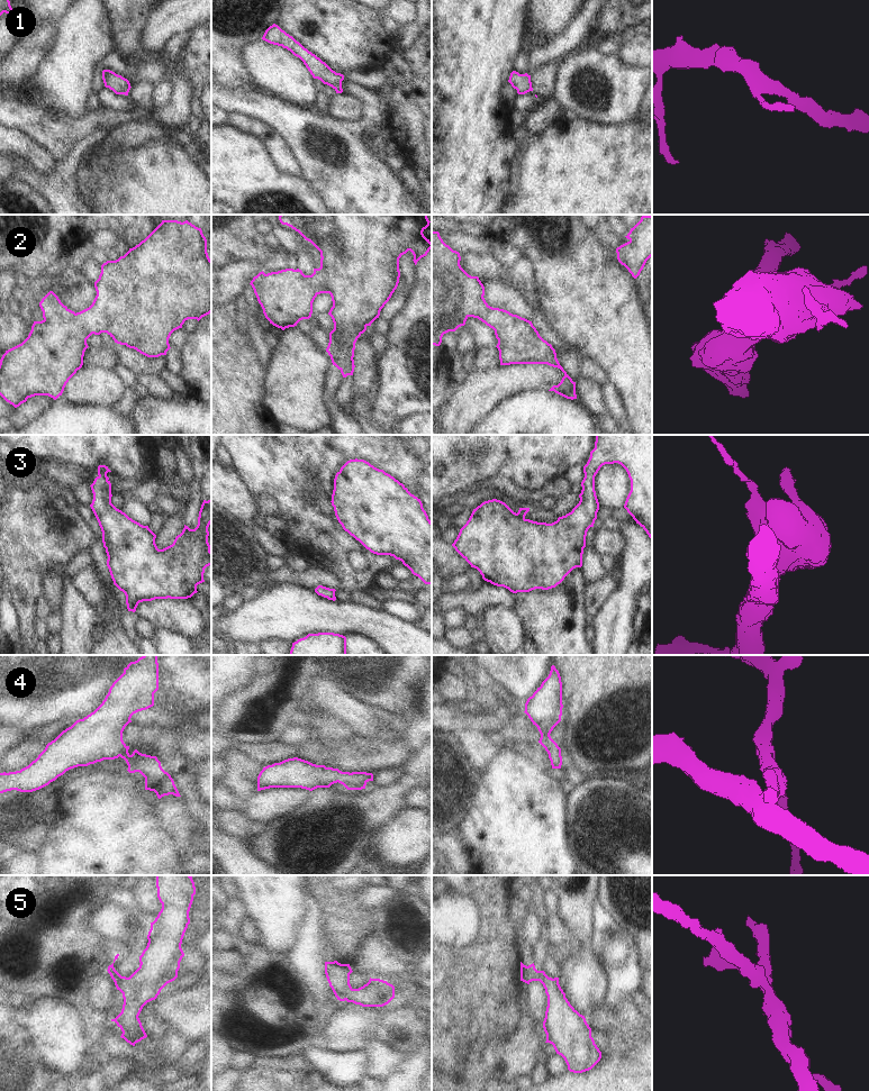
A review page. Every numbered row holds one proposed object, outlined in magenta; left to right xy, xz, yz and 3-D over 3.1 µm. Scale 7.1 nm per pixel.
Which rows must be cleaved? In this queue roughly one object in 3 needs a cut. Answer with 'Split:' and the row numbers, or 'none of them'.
Split: none of them

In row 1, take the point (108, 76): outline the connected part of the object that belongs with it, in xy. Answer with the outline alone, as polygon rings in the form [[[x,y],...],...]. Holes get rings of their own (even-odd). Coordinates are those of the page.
[[[103,70],[102,80],[103,80],[105,87],[112,90],[116,94],[128,96],[128,92],[132,87],[127,79],[116,74],[110,70]]]

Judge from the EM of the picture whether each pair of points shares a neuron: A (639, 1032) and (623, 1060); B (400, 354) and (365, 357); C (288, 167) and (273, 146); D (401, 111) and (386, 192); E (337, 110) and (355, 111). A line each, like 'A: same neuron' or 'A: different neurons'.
A: same neuron
B: different neurons
C: same neuron
D: different neurons
E: same neuron

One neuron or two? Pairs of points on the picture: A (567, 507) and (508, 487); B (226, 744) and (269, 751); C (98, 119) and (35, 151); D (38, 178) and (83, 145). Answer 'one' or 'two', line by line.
A: two
B: one
C: two
D: one

